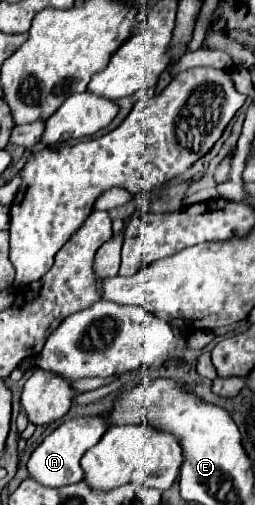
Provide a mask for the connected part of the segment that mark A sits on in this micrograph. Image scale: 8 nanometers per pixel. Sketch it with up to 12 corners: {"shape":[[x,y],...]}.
{"shape":[[106,416],[62,422],[30,456],[50,488],[80,482],[80,458],[108,430]]}

